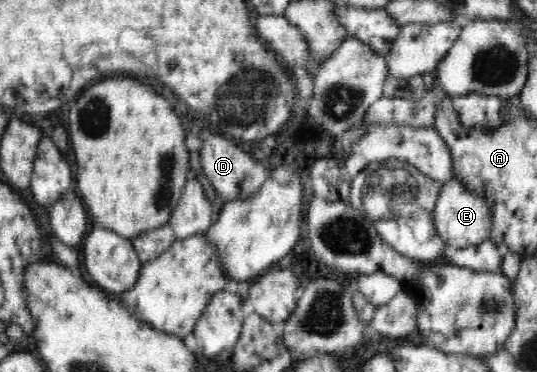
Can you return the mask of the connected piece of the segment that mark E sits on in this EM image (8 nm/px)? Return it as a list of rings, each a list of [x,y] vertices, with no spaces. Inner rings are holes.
[[[457,178],[446,181],[440,191],[435,209],[433,209],[433,225],[448,248],[465,248],[490,240],[490,213],[485,199],[477,197]]]

